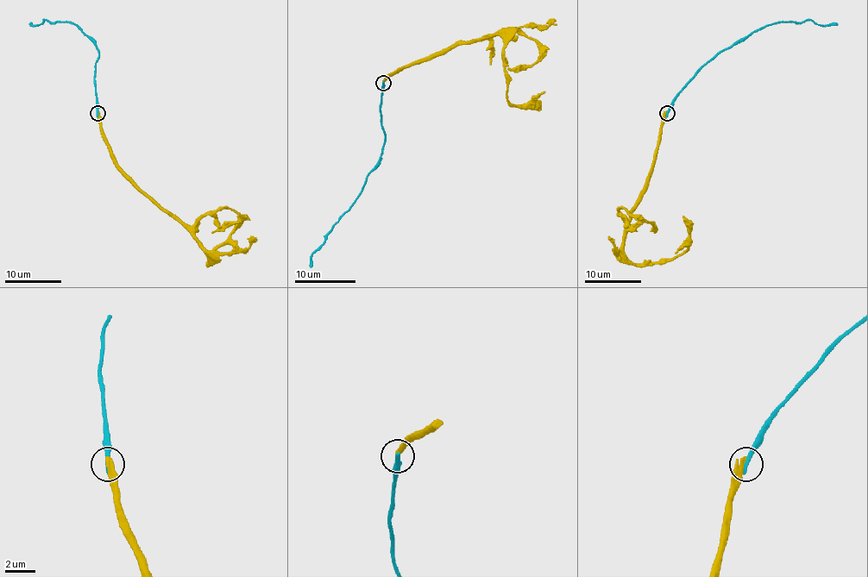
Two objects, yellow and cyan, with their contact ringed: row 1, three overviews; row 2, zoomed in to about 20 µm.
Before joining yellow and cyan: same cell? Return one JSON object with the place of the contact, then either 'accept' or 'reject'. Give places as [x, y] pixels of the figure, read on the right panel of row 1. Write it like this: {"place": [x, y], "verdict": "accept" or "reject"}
{"place": [667, 113], "verdict": "reject"}

